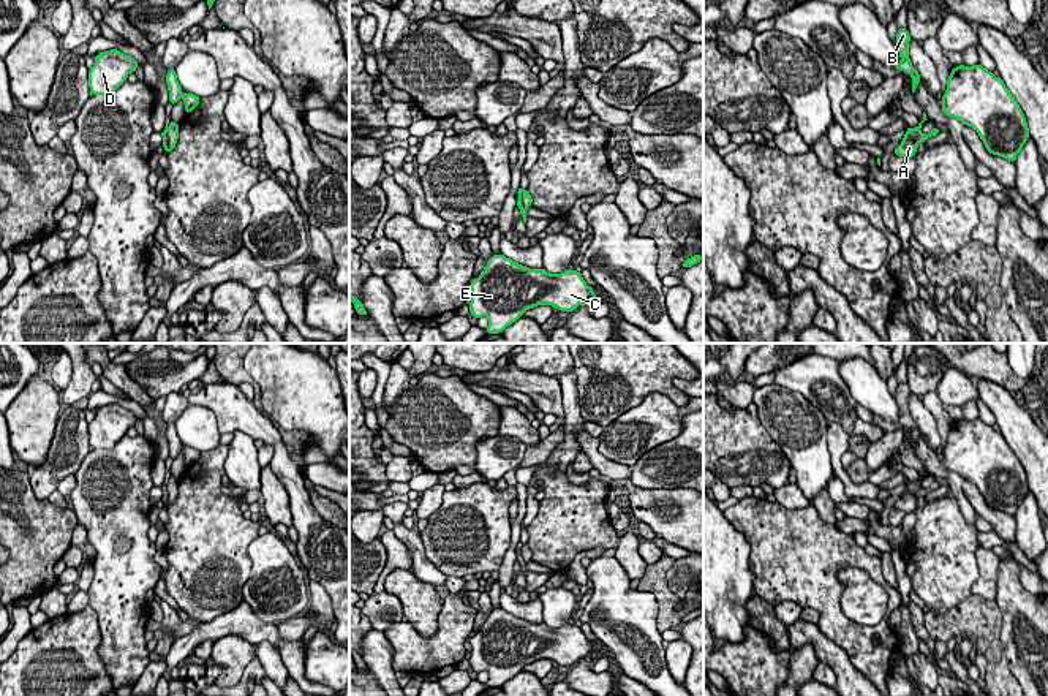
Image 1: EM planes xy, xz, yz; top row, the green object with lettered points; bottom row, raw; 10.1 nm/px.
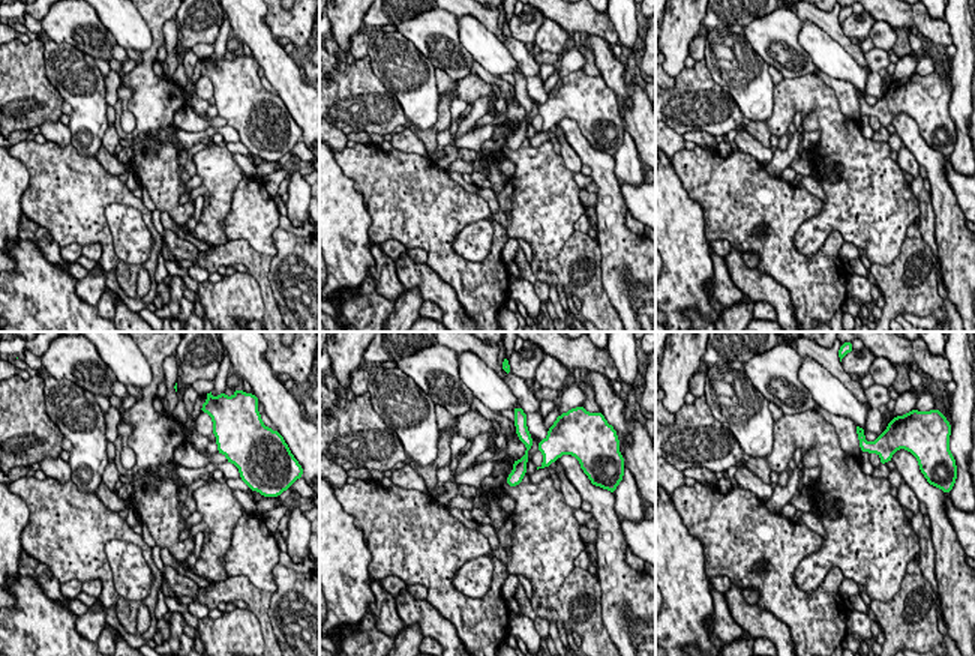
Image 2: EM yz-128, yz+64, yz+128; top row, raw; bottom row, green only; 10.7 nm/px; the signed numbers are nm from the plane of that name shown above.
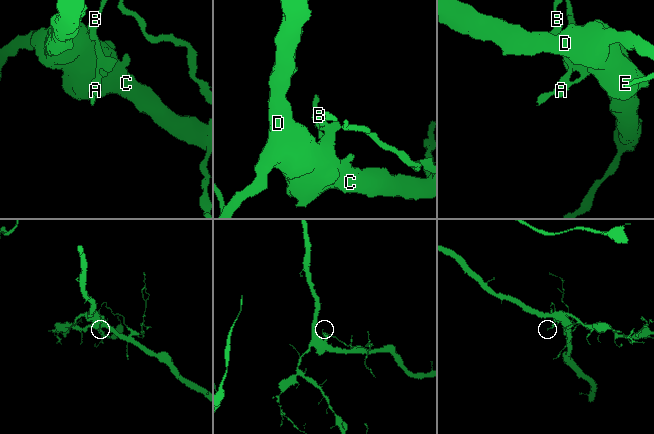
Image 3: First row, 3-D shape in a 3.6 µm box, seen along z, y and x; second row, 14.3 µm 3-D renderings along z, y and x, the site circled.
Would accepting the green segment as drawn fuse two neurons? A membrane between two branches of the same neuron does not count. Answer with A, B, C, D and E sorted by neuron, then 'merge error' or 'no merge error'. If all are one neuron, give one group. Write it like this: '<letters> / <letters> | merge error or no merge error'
A B / C D E | merge error

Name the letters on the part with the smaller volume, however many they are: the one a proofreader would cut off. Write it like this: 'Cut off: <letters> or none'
Cut off: A, B

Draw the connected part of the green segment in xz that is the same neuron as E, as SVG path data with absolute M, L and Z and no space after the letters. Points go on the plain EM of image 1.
M501 607L492 609L469 644L469 666L476 674L488 672L487 688L501 688L537 660L574 666L582 658L598 658L596 647L580 626L566 623L553 630L544 622L522 620Z

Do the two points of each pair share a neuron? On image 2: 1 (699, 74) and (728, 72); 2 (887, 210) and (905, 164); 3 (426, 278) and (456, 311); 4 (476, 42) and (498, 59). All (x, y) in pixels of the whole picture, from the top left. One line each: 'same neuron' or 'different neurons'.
1: different neurons
2: different neurons
3: same neuron
4: same neuron

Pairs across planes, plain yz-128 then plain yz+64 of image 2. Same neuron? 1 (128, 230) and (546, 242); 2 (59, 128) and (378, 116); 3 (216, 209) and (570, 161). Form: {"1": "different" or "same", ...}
{"1": "same", "2": "different", "3": "different"}

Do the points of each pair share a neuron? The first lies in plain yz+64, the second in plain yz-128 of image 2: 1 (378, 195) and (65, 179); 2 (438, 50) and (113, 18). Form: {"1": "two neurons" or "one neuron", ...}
{"1": "one neuron", "2": "two neurons"}

